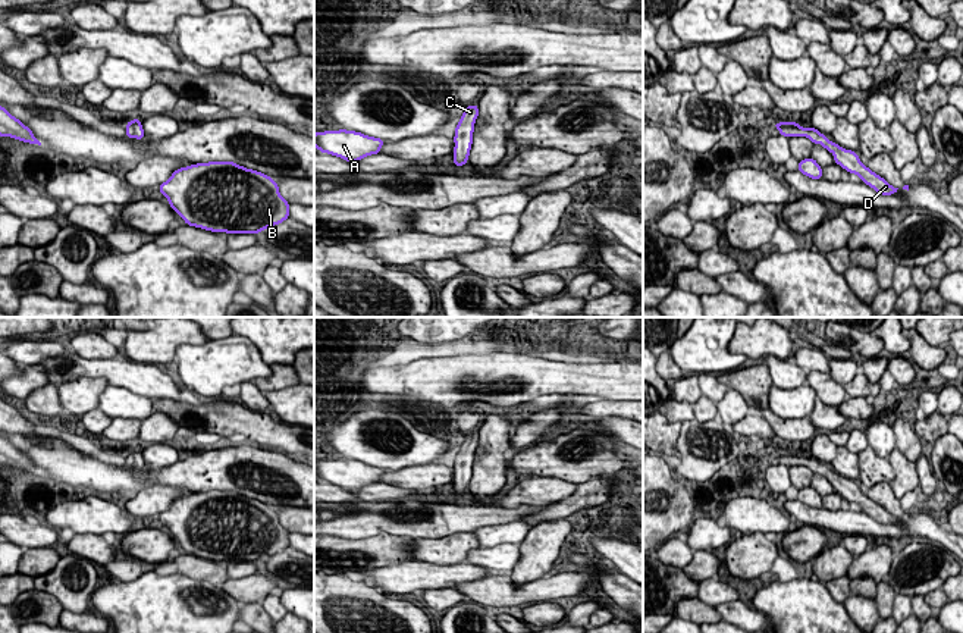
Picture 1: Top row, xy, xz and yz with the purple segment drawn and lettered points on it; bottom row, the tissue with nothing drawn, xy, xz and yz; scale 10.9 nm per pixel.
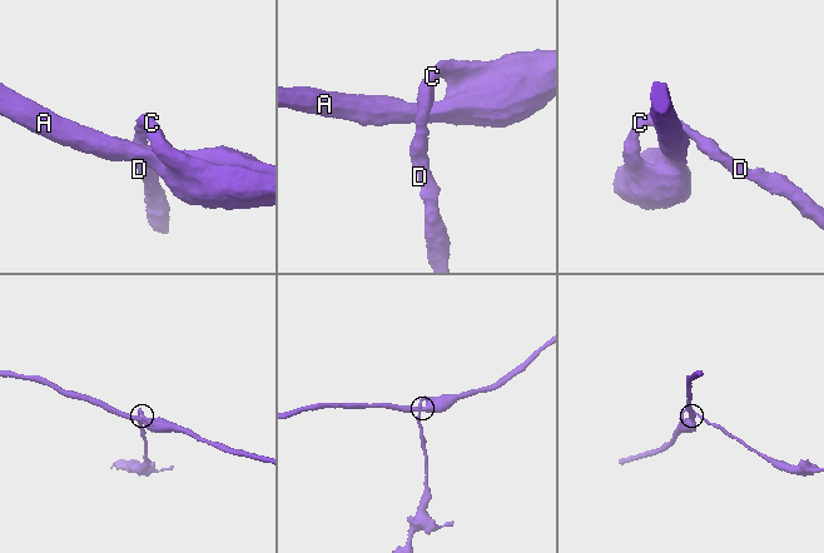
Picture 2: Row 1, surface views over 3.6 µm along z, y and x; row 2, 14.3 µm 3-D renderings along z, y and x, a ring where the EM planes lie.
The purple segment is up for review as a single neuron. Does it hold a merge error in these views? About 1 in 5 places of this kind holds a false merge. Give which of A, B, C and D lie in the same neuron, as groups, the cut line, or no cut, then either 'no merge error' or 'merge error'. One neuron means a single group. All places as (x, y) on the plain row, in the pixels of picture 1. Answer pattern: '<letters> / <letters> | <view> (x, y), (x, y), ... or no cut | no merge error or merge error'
A B C D | no cut | no merge error

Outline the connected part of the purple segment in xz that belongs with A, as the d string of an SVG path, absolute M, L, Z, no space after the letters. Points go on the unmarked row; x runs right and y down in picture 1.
M346 458L314 463L314 474L319 480L341 486L346 491L358 491L363 486L380 483L383 473L385 469Z

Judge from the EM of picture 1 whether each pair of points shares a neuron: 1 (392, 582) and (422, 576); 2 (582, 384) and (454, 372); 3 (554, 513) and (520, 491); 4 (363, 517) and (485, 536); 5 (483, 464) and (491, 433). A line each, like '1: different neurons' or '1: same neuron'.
1: same neuron
2: same neuron
3: different neurons
4: different neurons
5: same neuron

